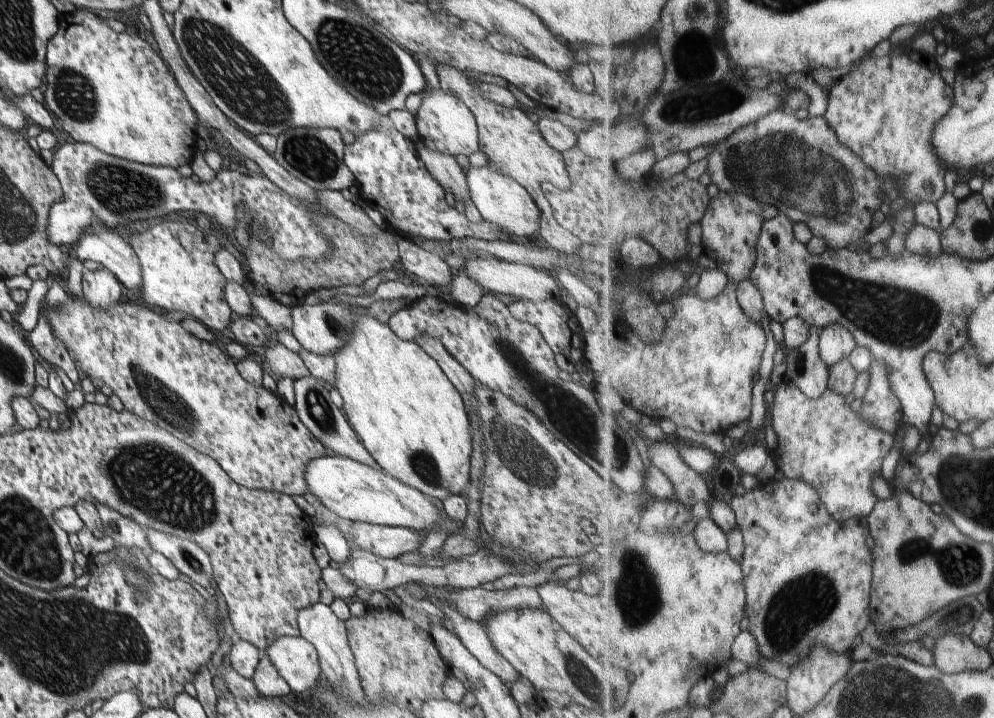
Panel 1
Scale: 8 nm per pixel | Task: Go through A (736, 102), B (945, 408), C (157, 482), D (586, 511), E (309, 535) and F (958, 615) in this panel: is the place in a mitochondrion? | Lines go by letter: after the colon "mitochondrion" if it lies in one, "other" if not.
A: mitochondrion
B: other
C: mitochondrion
D: other
E: other
F: mitochondrion

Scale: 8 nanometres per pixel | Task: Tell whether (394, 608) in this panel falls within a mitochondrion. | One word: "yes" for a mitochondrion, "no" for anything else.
no

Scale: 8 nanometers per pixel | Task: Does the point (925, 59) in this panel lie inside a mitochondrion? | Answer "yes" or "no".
no

